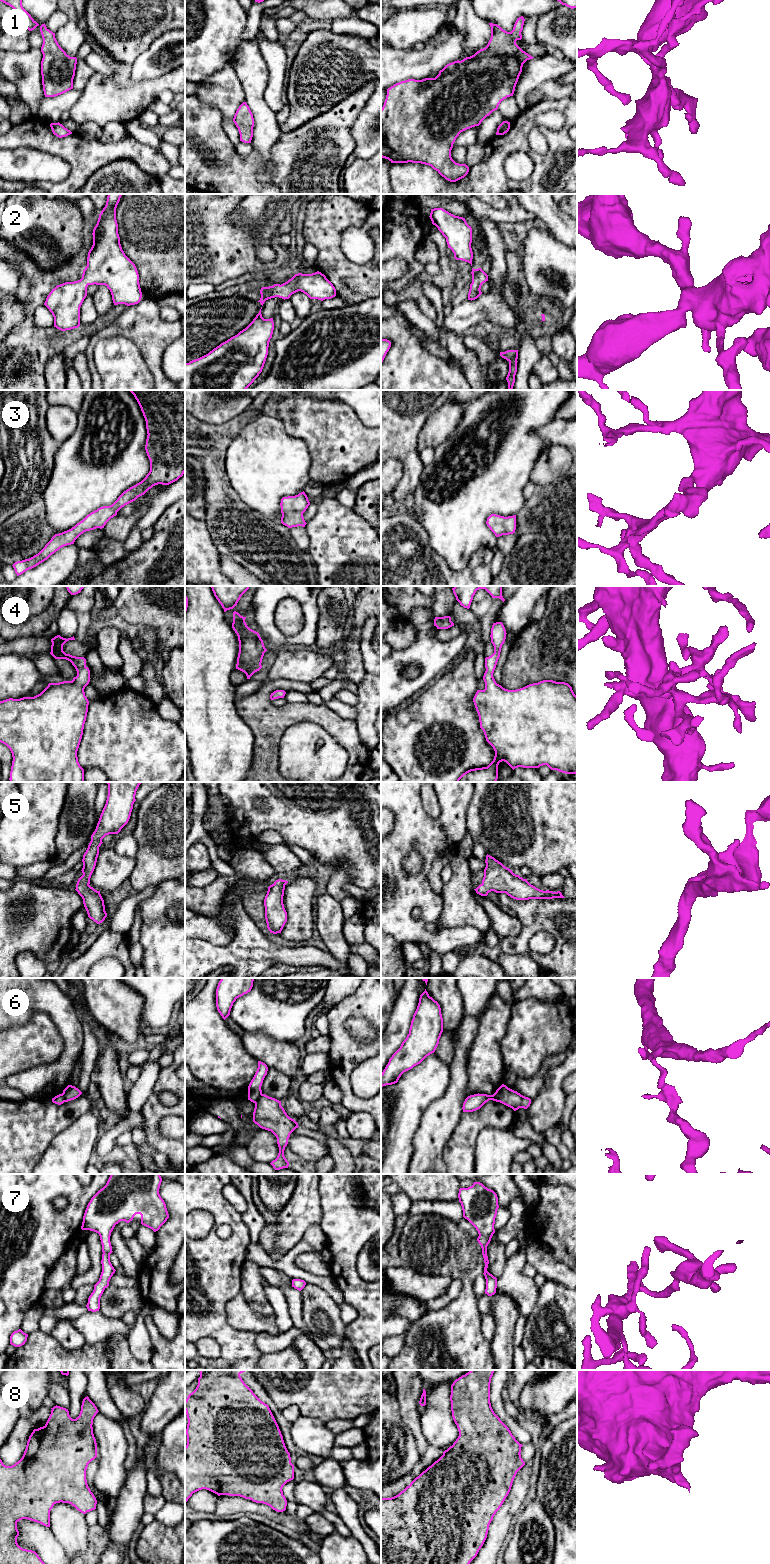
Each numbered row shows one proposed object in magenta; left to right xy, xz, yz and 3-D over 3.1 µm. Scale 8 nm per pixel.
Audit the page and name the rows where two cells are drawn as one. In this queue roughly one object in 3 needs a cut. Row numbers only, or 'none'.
6

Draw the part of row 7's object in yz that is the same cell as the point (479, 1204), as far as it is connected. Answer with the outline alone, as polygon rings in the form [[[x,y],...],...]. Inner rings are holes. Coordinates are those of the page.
[[[474,1182],[468,1188],[460,1188],[458,1198],[462,1206],[463,1217],[478,1231],[477,1241],[481,1245],[485,1263],[483,1273],[486,1279],[485,1294],[492,1296],[496,1293],[497,1278],[487,1271],[489,1264],[487,1246],[495,1233],[494,1224],[499,1208],[497,1194],[482,1183]]]

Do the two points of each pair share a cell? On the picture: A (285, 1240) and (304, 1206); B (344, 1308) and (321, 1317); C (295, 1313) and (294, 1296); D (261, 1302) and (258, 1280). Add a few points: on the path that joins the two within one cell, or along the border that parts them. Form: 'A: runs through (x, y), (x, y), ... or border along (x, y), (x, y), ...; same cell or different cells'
A: runs through (289, 1232), (291, 1222), (299, 1214); same cell
B: border along (338, 1306), (340, 1318), (346, 1324); different cells
C: runs through (295, 1309), (294, 1300); same cell
D: runs through (258, 1297), (258, 1285); same cell

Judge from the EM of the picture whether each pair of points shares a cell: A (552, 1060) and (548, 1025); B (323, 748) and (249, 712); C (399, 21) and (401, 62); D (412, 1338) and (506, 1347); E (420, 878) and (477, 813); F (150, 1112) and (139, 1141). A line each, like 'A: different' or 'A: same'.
A: different
B: different
C: different
D: different
E: different
F: different

